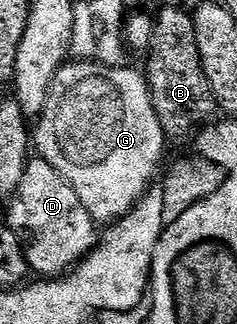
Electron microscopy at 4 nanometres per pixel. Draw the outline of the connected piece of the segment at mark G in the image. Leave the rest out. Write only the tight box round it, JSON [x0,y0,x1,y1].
[35,59,167,223]

